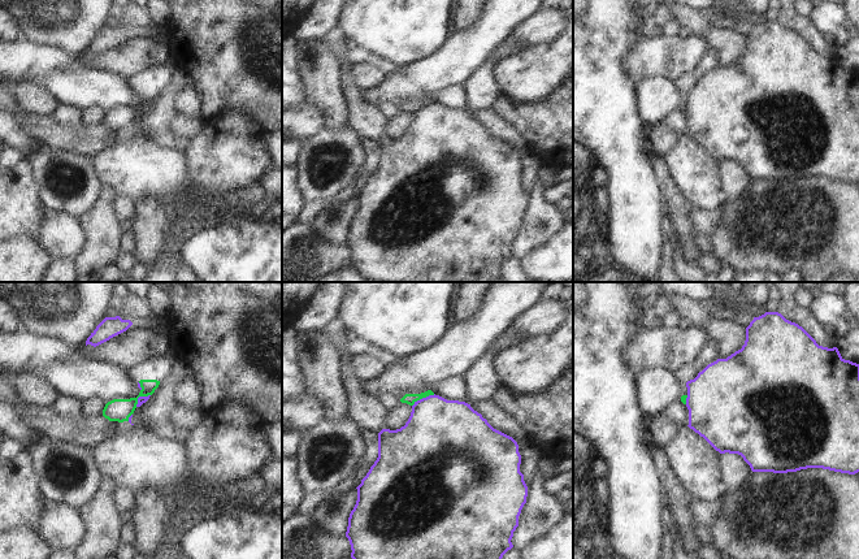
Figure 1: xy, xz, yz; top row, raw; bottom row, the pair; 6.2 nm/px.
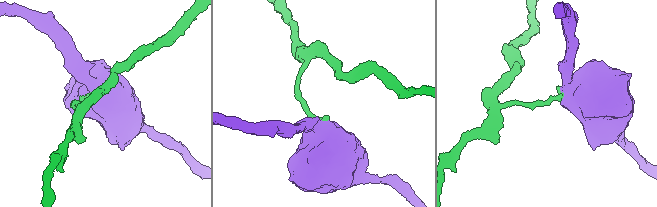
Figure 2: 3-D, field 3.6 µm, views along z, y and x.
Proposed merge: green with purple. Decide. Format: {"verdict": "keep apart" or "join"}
{"verdict": "keep apart"}

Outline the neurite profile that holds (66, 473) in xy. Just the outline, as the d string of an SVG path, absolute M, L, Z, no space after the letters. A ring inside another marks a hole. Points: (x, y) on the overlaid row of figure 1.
M45 437L29 443L27 452L40 493L48 502L79 511L103 482L88 447L57 443Z

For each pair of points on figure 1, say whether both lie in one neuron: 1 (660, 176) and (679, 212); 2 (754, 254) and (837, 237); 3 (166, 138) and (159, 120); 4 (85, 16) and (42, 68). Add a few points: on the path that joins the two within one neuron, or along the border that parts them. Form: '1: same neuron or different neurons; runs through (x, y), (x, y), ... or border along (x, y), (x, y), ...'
1: same neuron; runs through (667, 185), (677, 203)
2: same neuron; runs through (775, 239), (816, 239)
3: same neuron; runs through (163, 134), (159, 130), (159, 124)
4: different neurons; border along (29, 42), (57, 47), (74, 57)

